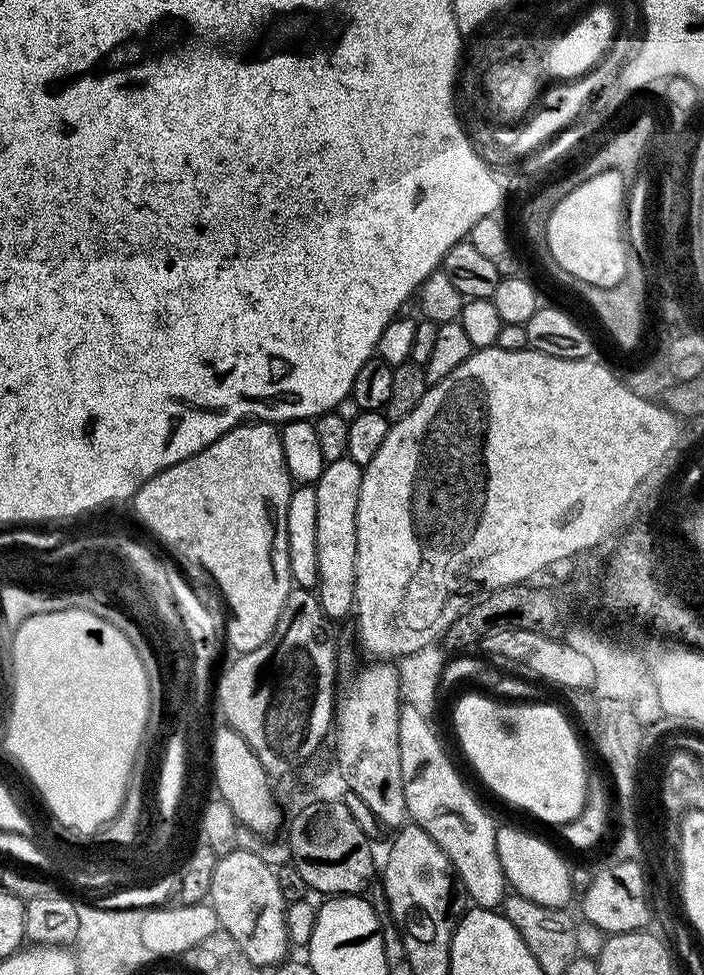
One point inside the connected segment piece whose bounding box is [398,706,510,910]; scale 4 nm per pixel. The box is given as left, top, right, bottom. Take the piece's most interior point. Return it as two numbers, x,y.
438,801

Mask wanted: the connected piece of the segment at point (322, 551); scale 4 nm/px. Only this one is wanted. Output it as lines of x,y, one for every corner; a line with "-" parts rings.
348,455
325,464
314,485
318,494
318,578
315,593
329,621
353,615
356,602
356,563
358,562
358,494
364,470

